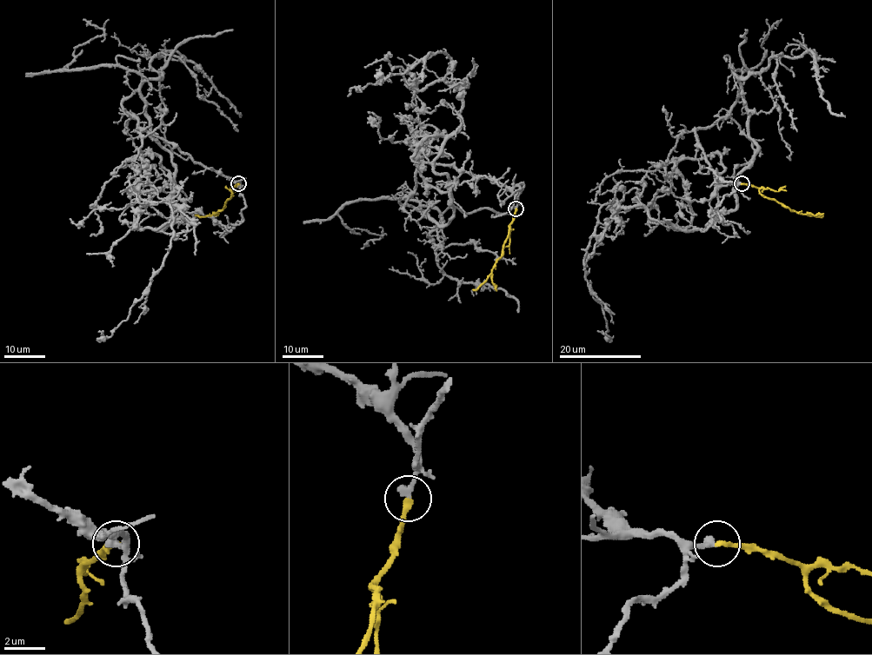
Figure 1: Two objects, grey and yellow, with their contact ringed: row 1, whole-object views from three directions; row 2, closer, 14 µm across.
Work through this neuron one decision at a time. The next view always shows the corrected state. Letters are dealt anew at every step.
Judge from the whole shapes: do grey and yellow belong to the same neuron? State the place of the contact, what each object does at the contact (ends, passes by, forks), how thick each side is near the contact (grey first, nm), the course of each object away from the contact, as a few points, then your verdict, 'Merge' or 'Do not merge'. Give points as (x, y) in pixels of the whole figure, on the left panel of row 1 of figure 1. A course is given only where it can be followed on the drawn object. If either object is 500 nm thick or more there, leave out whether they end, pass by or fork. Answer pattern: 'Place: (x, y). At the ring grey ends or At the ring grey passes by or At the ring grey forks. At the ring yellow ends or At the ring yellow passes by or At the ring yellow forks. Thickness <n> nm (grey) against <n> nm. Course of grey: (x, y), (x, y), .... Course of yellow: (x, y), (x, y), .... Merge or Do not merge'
Place: (238, 183). At the ring grey ends. At the ring yellow ends. Thickness 400 nm (grey) against 280 nm. Course of grey: (238, 183), (139, 132), (131, 166), (184, 206), (167, 201), (163, 265), (109, 337), (102, 331). Course of yellow: (238, 183), (231, 189), (231, 196), (225, 206), (218, 212), (204, 216), (194, 215). Merge

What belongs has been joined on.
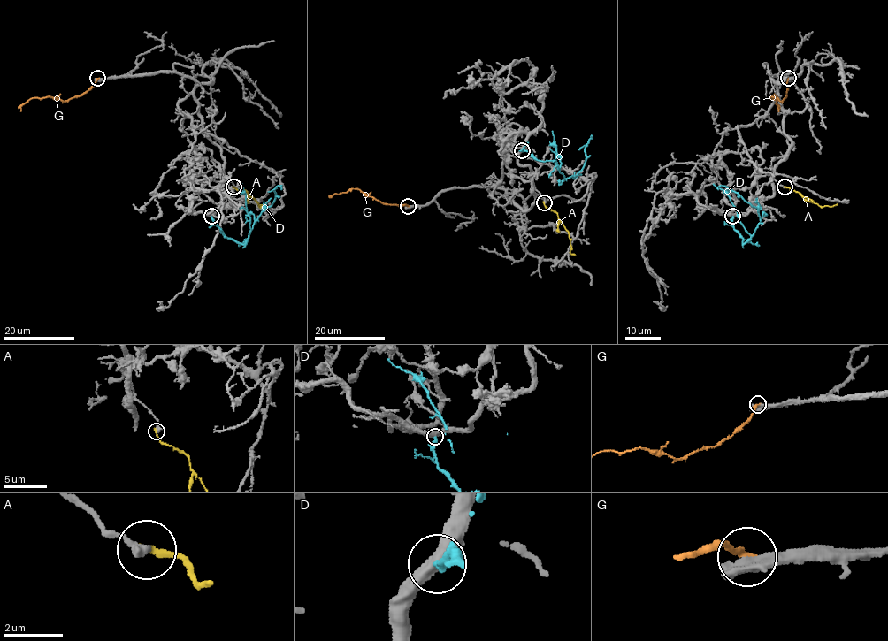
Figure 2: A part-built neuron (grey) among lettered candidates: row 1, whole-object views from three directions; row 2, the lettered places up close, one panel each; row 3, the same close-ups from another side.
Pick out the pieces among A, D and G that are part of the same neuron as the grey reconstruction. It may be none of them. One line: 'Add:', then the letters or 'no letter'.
Add: no letter

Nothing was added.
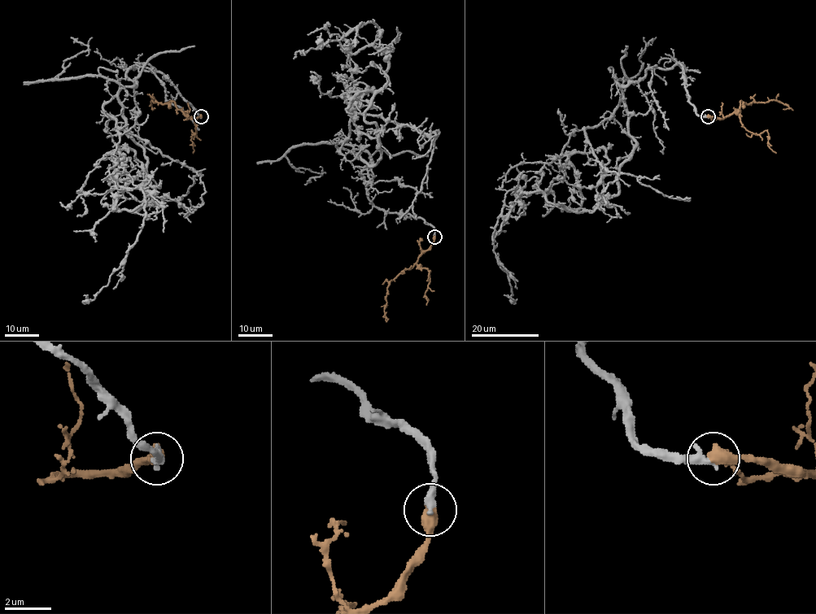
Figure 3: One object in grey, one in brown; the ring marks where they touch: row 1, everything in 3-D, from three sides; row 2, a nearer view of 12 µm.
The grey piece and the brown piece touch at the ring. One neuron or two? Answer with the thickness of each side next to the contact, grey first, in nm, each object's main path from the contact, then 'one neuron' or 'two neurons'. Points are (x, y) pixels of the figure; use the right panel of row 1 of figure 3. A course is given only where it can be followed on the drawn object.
200 nm thick on the grey side, 600 nm on the other; grey runs (707, 116), (680, 63), (621, 88), (542, 167), (543, 193), (505, 194), (504, 294); brown runs (708, 116), (724, 118), (731, 115), (739, 107), (740, 101), (747, 103), (778, 100), (788, 106), (783, 109); one neuron

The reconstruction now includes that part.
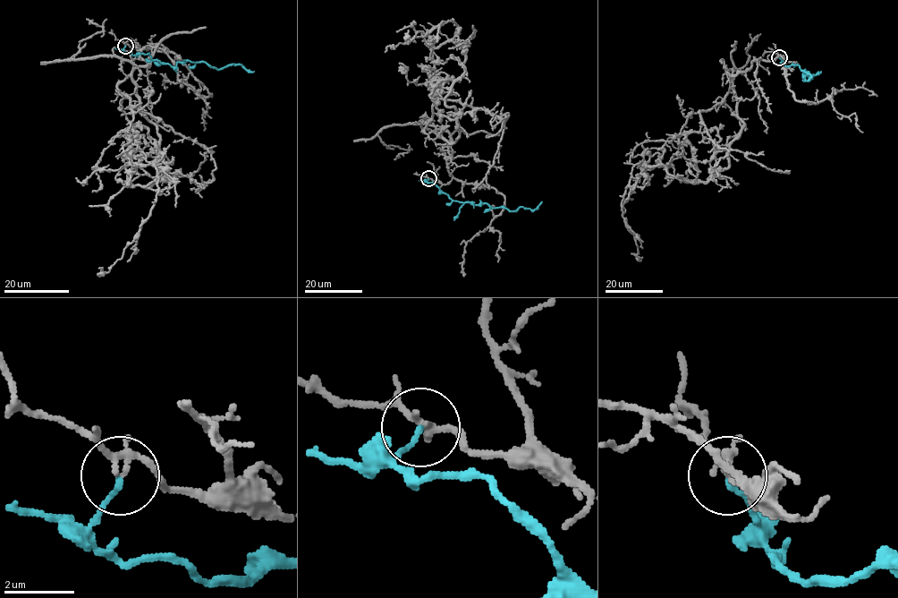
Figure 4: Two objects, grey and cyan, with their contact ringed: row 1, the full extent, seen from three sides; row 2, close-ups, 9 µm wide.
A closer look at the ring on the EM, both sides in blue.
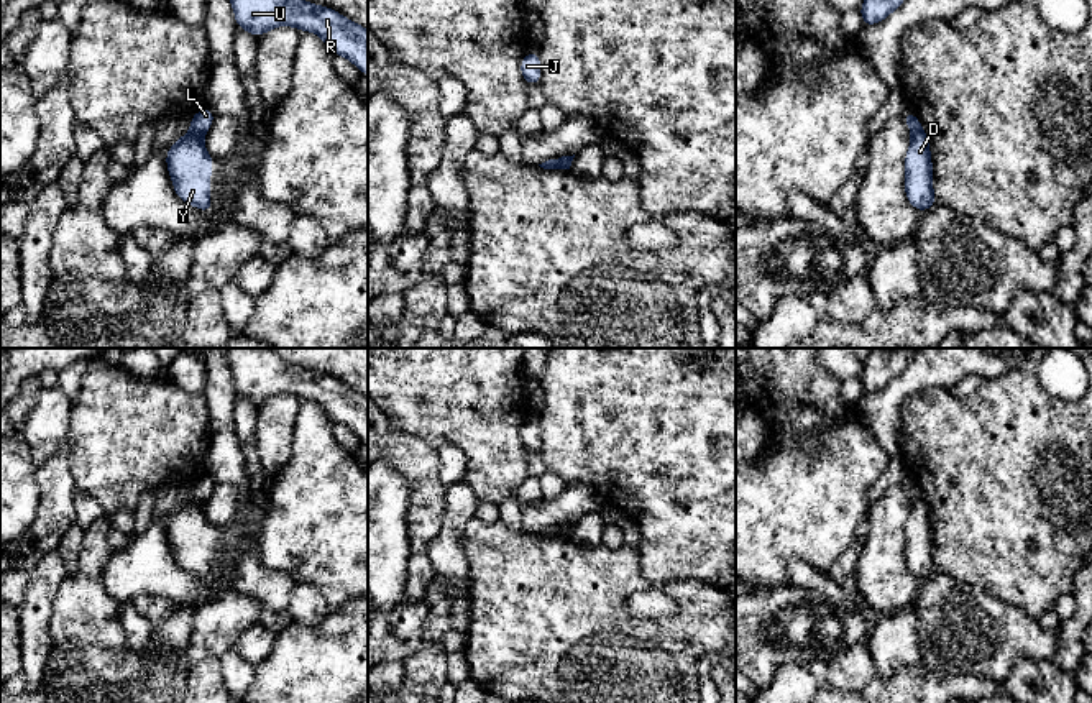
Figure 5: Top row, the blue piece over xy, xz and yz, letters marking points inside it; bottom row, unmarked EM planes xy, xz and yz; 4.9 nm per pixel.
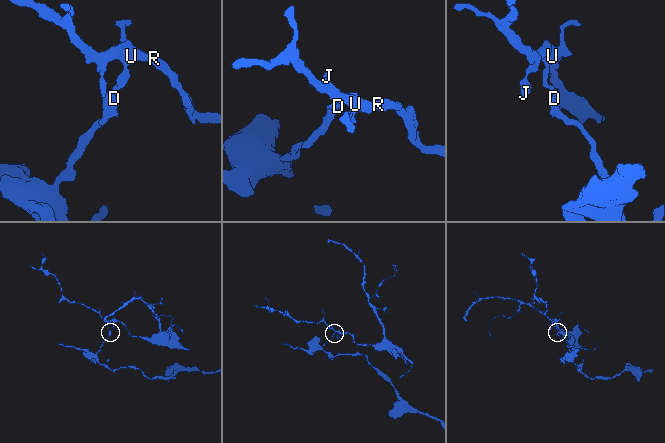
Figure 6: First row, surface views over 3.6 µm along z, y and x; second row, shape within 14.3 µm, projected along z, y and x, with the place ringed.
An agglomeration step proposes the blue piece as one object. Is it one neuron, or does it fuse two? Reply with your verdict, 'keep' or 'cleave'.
cleave

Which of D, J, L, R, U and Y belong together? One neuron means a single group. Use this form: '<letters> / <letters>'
D Y / J L R U

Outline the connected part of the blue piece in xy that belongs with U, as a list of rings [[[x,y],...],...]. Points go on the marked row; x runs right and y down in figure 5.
[[[230,0],[230,3],[236,26],[250,31],[253,36],[259,38],[266,31],[284,25],[315,33],[333,54],[346,57],[363,76],[368,76],[368,31],[338,11],[305,0]]]

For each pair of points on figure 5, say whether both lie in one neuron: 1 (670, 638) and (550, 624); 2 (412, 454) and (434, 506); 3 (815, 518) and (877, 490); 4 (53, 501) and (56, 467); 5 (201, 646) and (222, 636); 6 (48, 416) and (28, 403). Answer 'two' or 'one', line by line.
1: one
2: one
3: two
4: one
5: one
6: two

